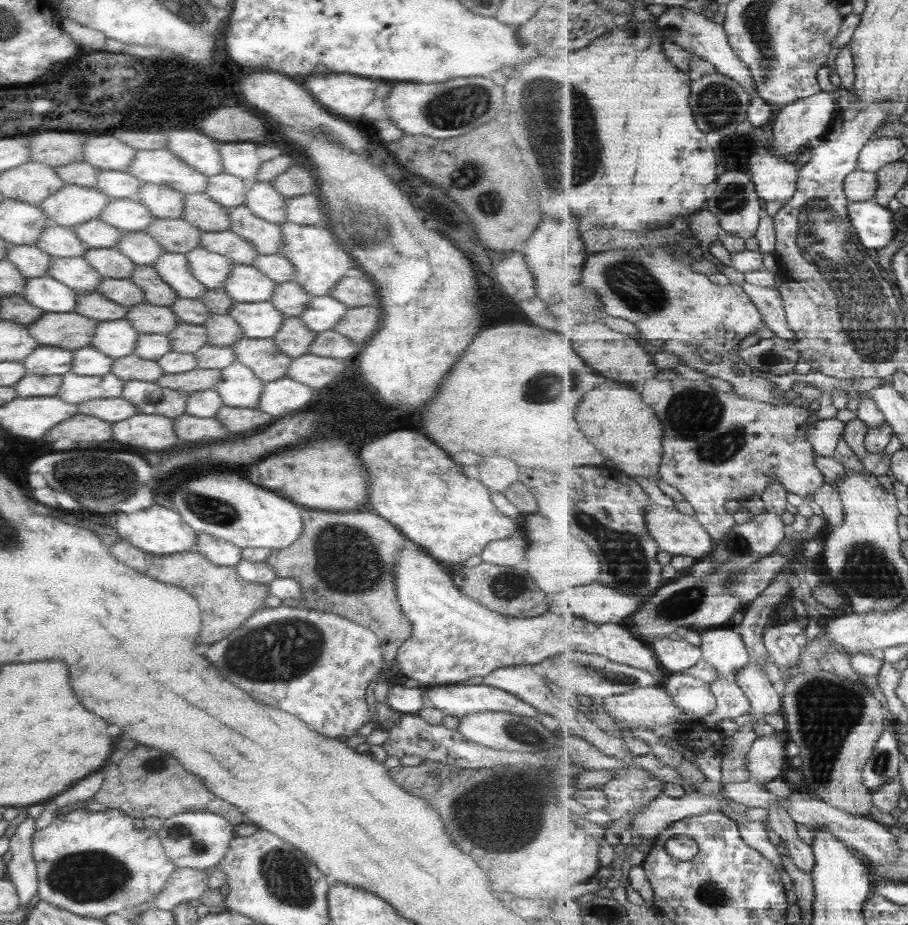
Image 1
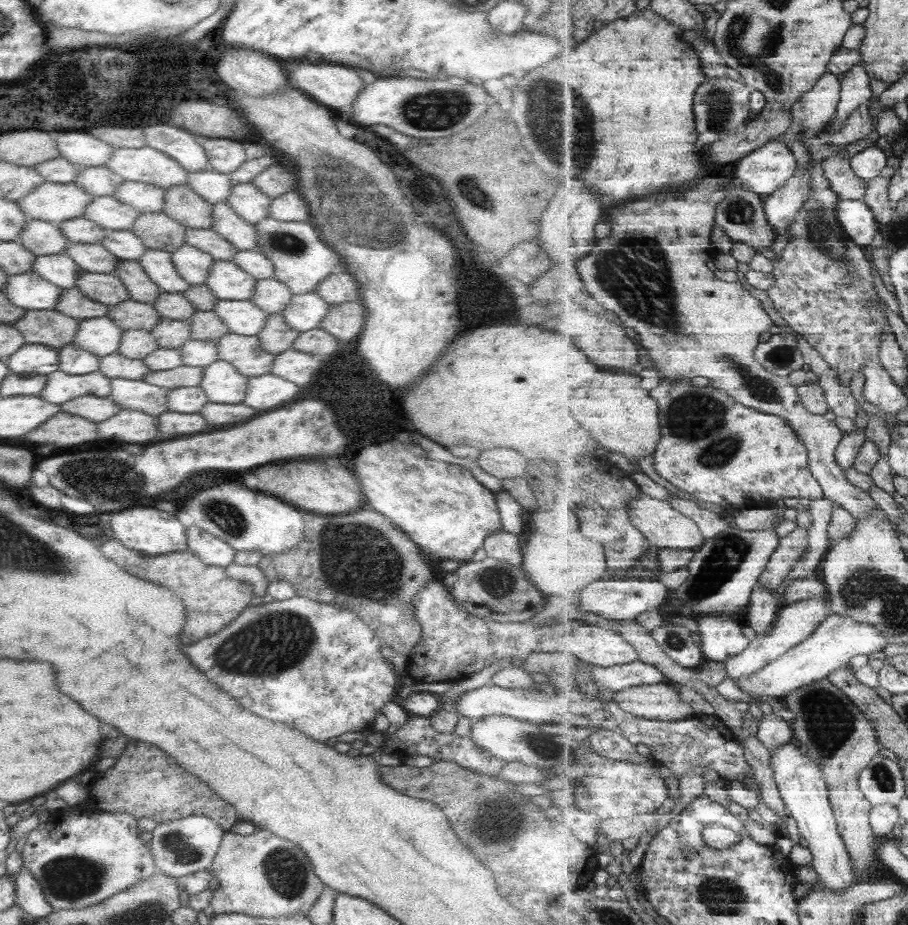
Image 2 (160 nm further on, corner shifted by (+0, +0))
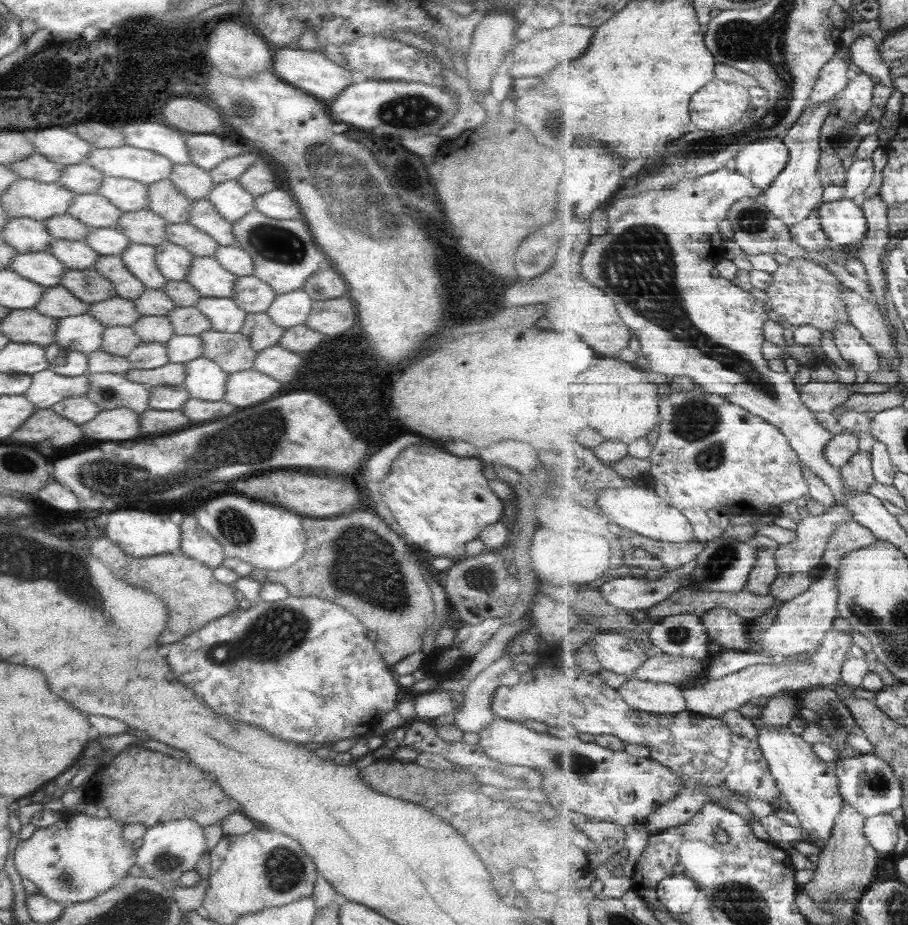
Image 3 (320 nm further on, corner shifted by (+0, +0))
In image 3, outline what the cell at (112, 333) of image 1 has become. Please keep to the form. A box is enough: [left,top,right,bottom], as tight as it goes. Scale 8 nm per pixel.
[54,312,105,355]

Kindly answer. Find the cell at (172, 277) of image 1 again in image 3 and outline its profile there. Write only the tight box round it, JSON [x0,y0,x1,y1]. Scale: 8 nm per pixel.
[119,244,165,290]

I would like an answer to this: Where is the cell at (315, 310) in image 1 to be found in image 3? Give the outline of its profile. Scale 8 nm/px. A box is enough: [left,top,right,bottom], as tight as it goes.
[264,289,313,329]

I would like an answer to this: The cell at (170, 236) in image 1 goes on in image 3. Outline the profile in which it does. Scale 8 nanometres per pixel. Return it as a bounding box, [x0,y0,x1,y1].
[112,208,167,247]

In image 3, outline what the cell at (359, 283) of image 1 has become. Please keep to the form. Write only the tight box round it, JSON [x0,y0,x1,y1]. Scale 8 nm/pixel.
[302,266,345,302]

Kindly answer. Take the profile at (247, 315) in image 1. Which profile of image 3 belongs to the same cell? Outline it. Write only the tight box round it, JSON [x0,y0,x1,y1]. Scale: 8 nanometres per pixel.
[194,297,246,332]

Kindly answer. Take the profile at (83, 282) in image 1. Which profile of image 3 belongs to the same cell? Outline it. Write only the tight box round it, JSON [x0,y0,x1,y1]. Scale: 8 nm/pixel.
[8,251,66,288]

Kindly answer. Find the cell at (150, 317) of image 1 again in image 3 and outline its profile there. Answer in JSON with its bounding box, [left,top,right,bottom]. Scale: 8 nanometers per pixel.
[86,296,140,327]

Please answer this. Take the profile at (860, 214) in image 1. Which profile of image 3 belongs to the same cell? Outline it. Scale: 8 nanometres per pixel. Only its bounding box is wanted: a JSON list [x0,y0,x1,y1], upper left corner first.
[818,198,870,250]

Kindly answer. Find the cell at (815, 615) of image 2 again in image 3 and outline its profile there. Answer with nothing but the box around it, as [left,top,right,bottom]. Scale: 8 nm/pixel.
[753,567,840,662]

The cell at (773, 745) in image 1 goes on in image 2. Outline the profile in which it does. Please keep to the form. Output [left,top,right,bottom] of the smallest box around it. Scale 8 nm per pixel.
[755,714,794,754]

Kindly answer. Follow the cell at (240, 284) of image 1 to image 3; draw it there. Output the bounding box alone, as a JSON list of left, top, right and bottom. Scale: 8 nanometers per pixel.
[184,256,236,298]

